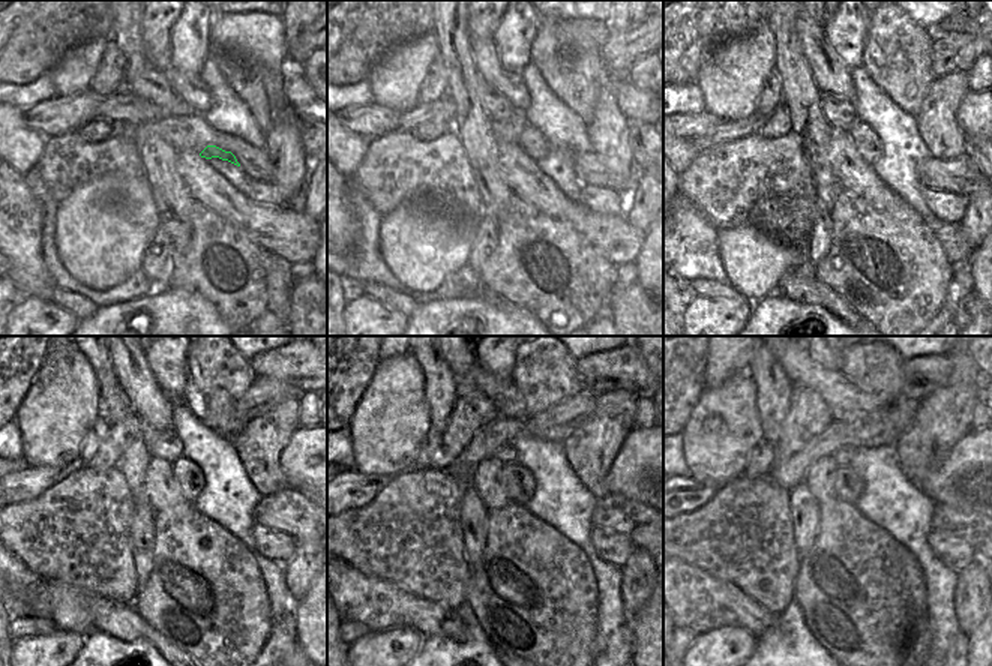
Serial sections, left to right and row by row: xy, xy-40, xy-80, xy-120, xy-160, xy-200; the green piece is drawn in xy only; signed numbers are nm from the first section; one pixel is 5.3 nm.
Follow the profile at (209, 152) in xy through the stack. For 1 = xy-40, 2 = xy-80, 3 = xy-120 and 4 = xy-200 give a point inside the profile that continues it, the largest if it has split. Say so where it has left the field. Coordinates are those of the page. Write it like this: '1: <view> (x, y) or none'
1: xy-40 (532, 141)
2: xy-80 (866, 141)
3: xy-120 (189, 477)
4: xy-200 (847, 482)

